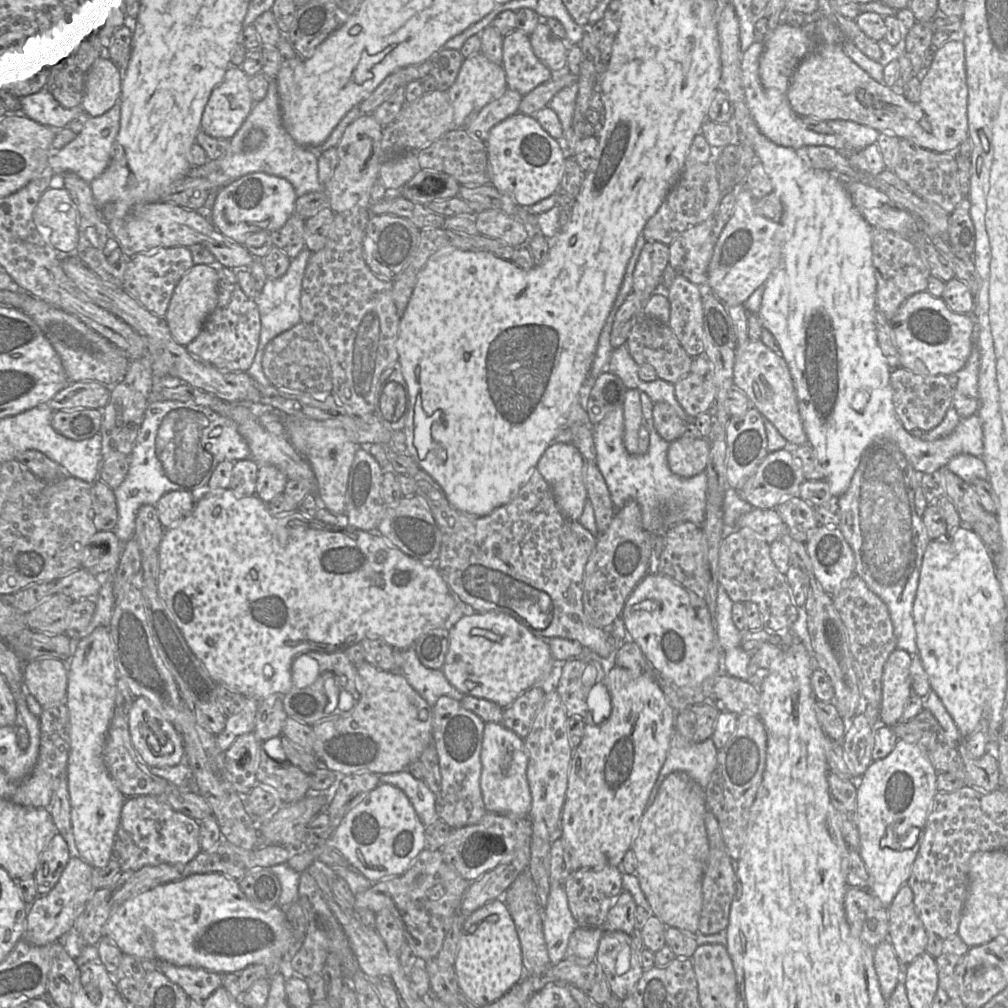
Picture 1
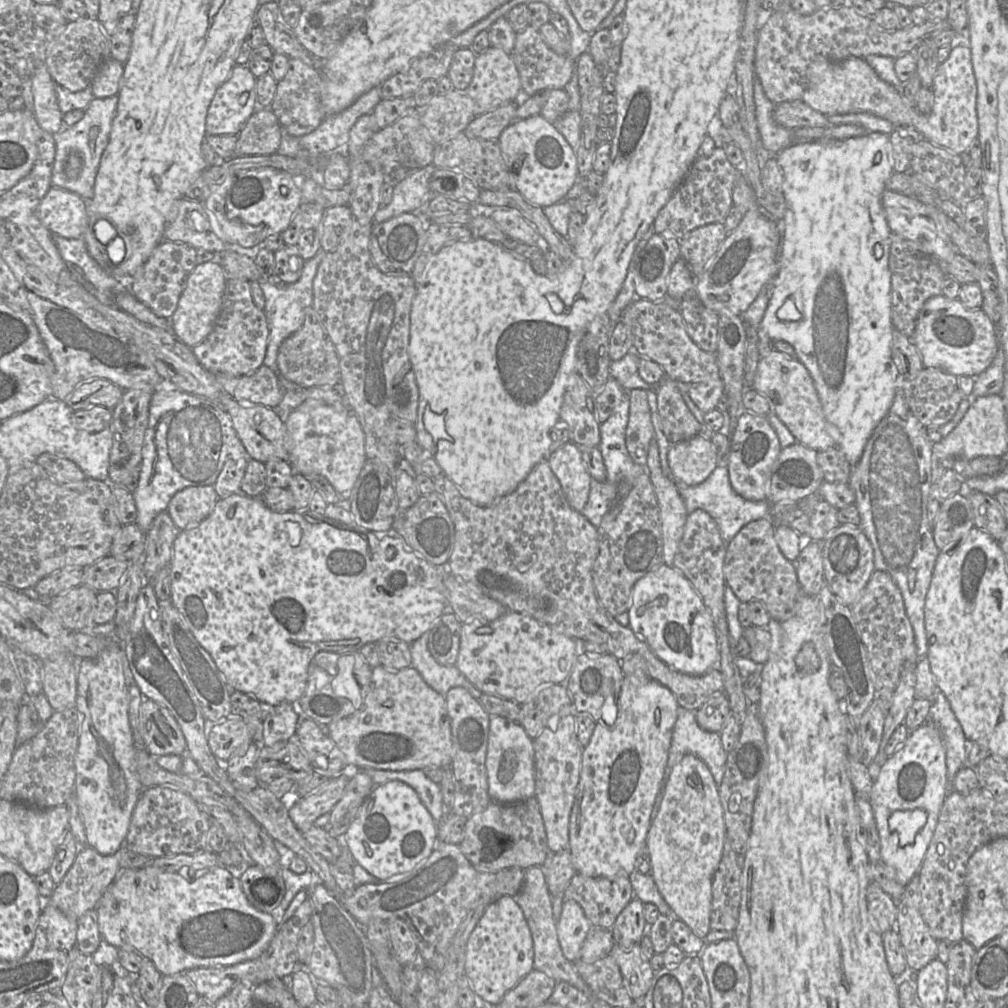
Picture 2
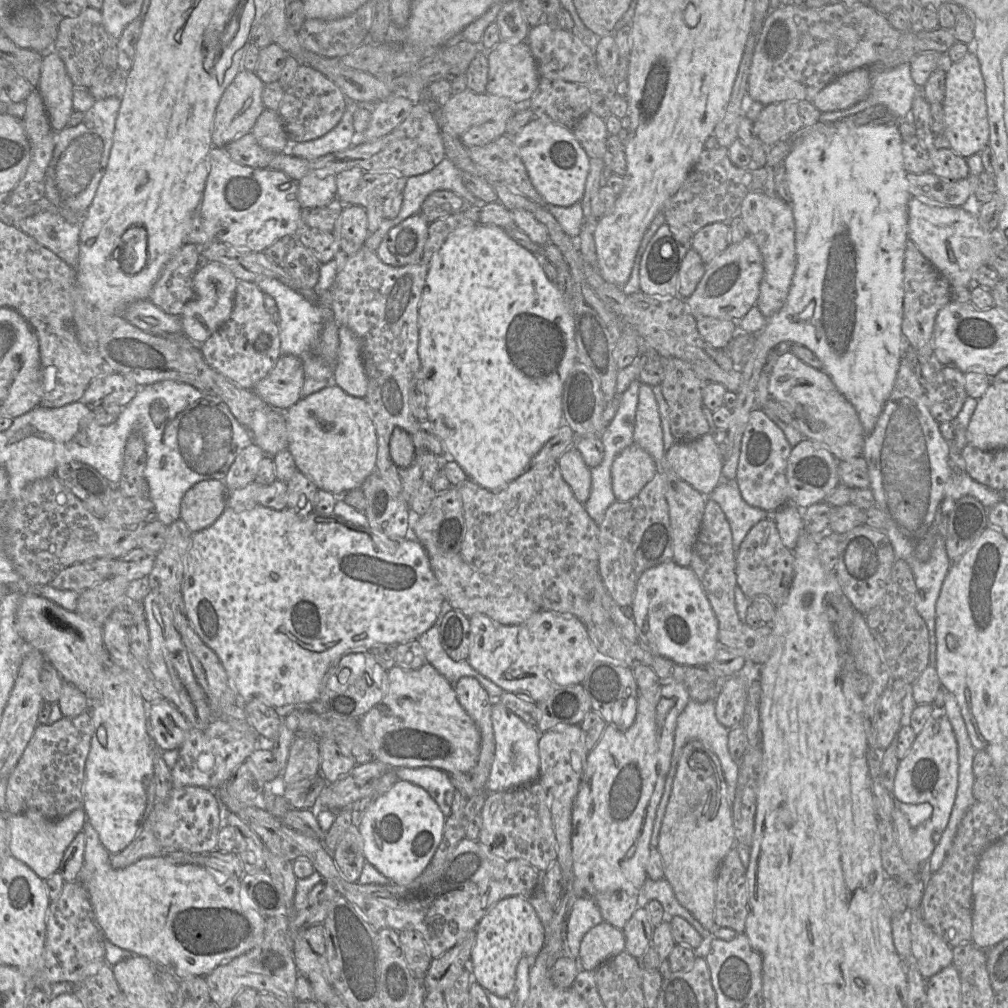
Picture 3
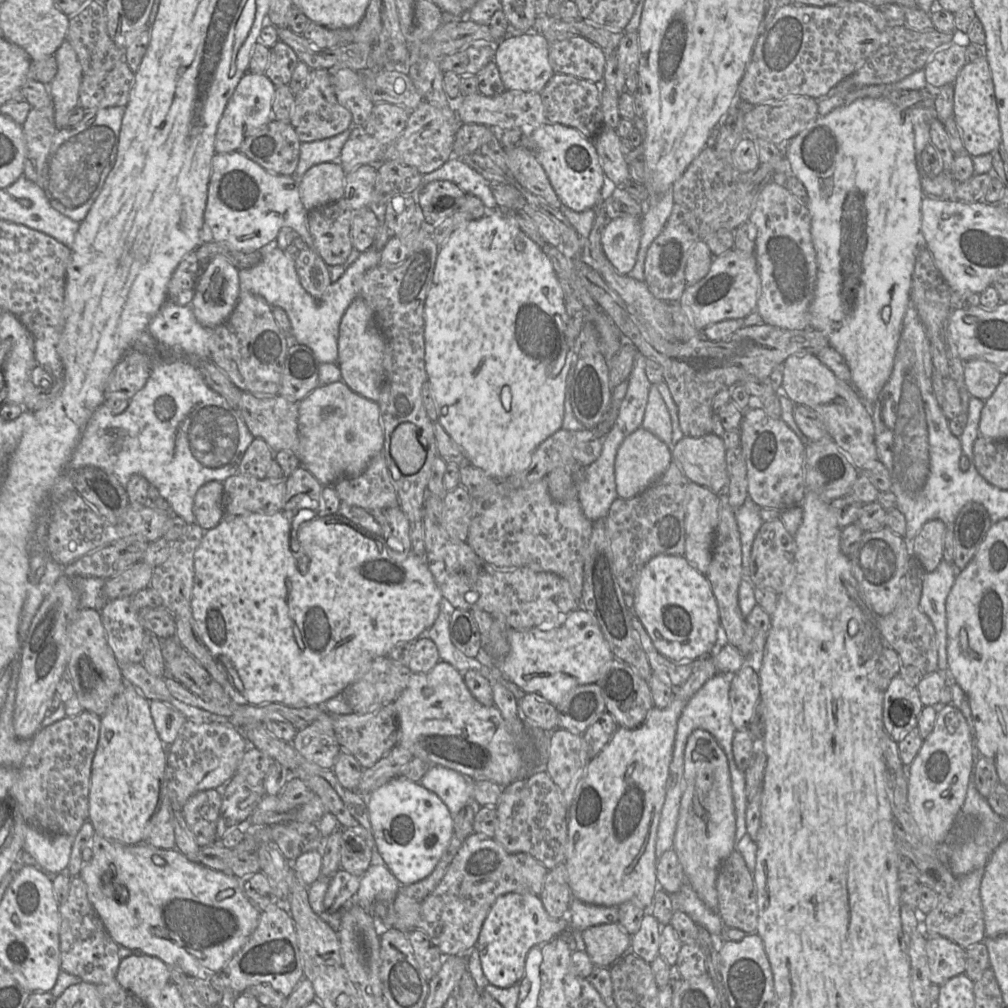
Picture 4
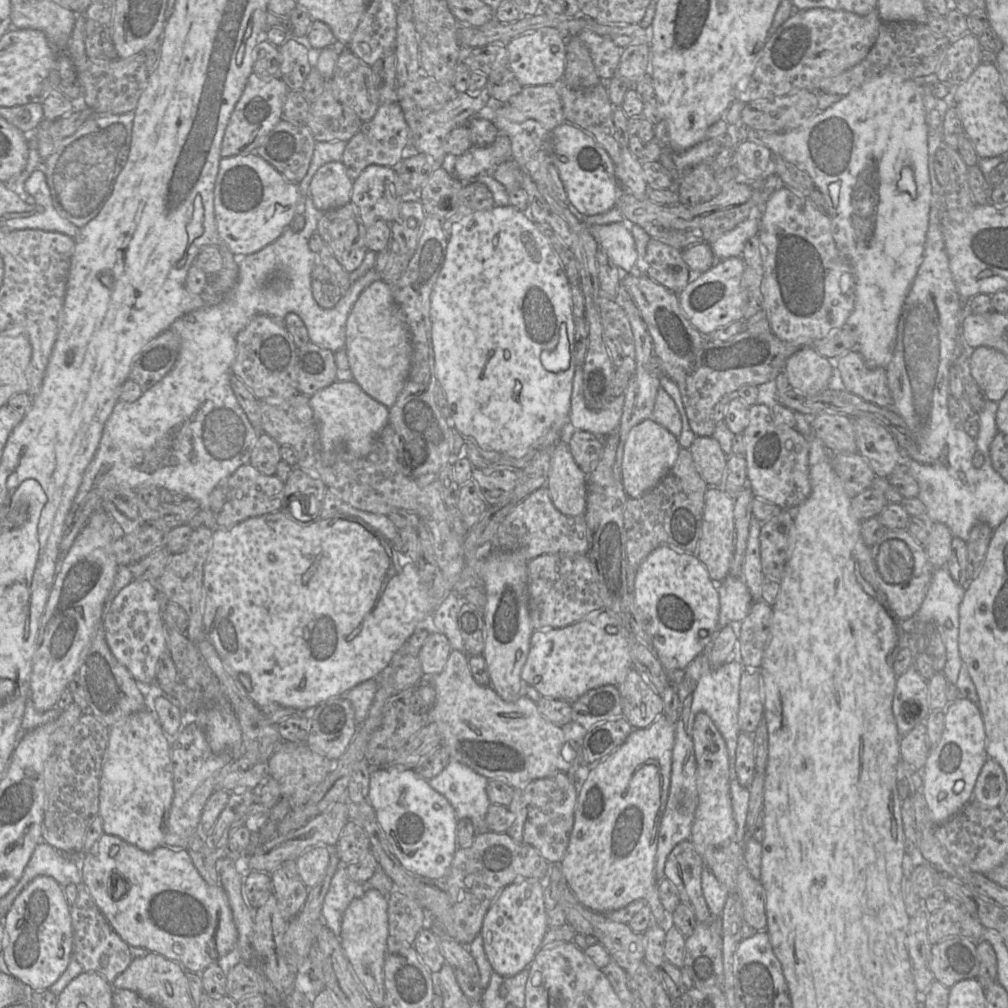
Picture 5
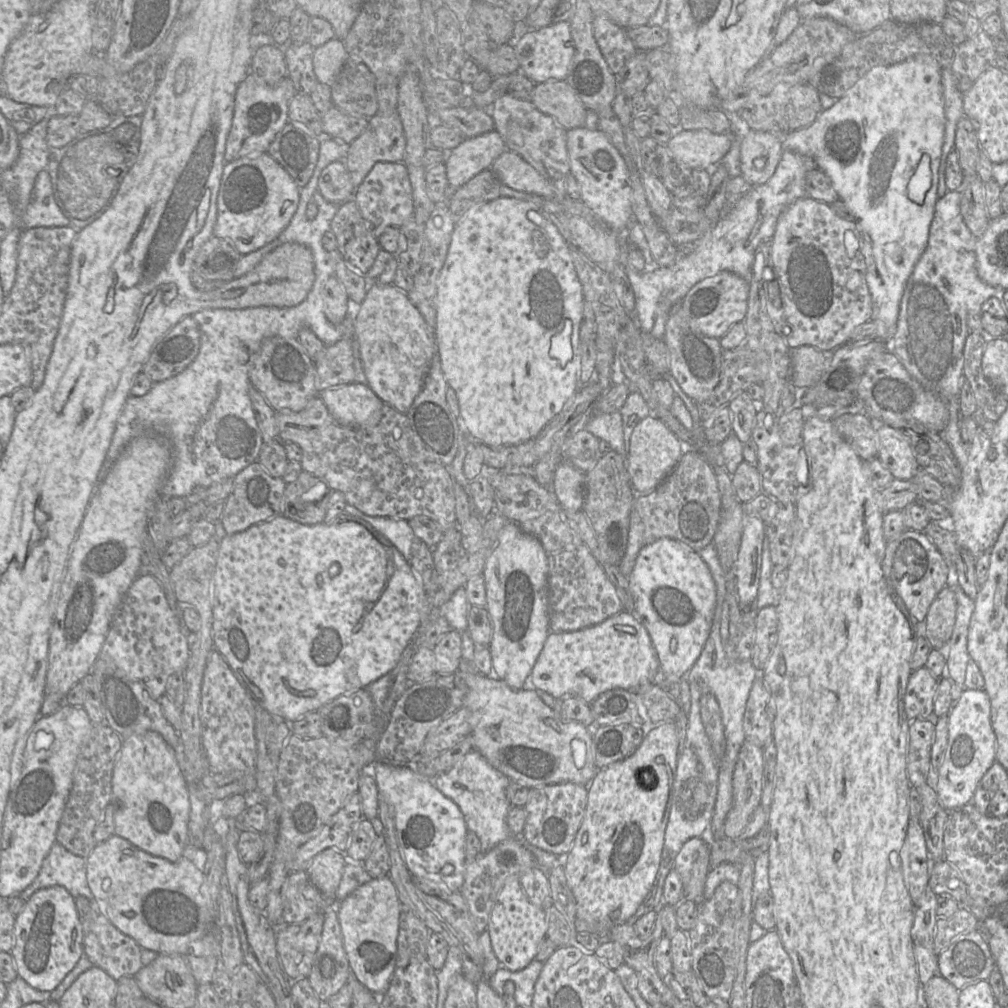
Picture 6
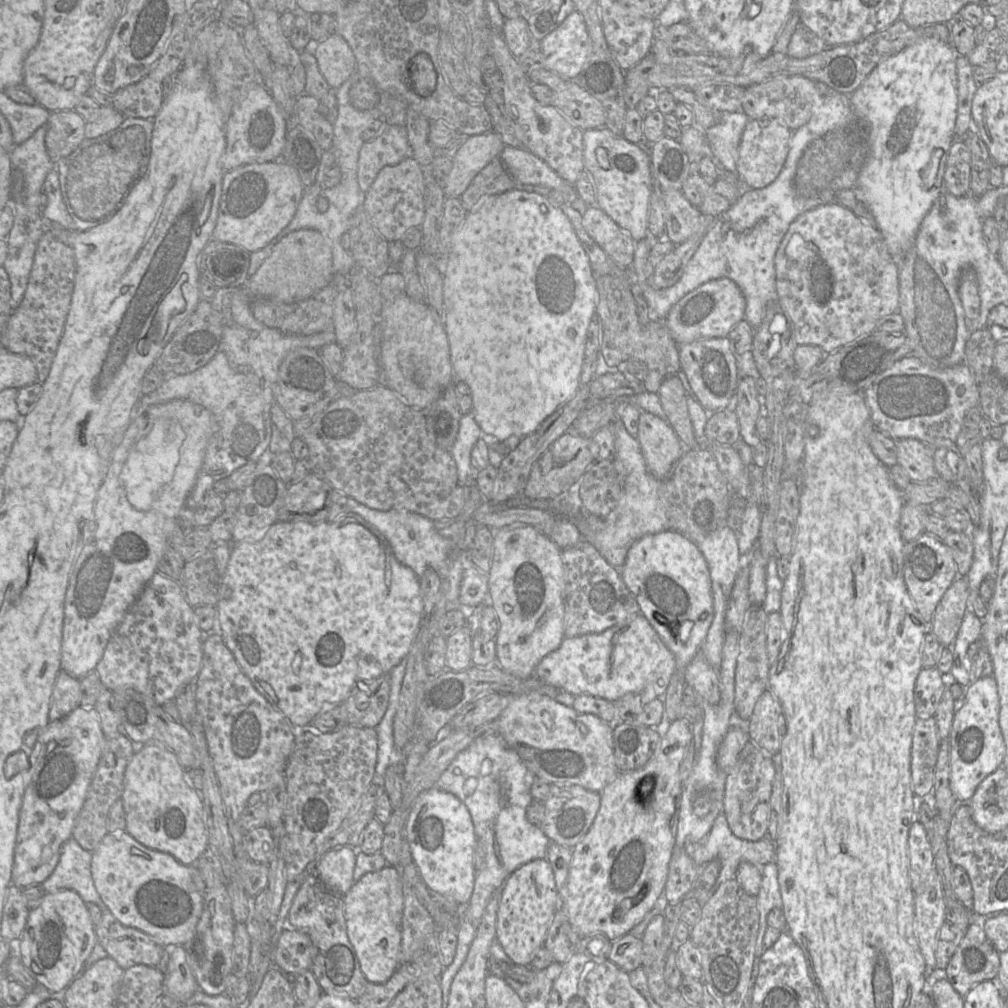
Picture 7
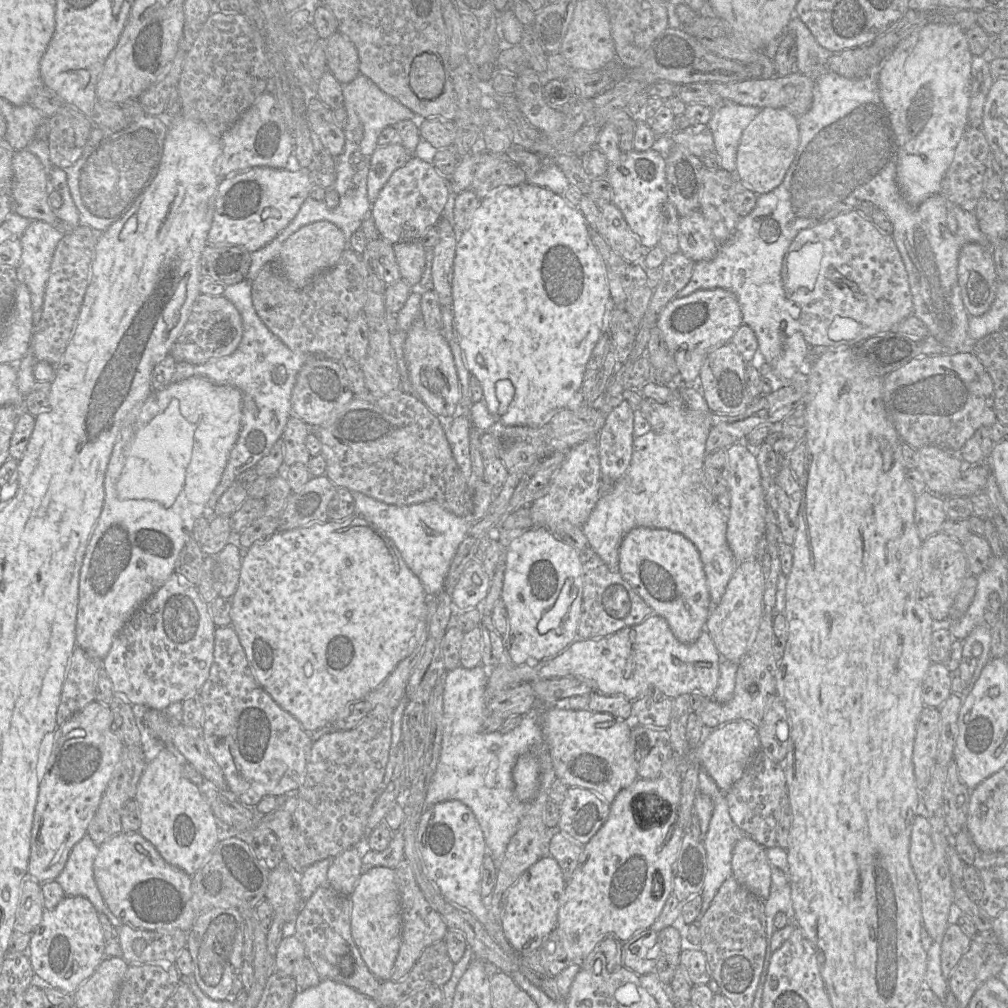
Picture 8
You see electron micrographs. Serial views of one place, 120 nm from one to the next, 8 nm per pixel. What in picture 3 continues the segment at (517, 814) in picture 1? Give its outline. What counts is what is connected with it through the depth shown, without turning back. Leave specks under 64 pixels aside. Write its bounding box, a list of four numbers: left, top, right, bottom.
[486,700,541,792]

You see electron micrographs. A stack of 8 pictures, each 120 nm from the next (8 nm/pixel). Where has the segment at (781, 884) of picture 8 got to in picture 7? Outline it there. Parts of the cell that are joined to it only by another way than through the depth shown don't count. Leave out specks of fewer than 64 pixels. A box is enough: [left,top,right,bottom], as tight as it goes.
[756,863,782,959]

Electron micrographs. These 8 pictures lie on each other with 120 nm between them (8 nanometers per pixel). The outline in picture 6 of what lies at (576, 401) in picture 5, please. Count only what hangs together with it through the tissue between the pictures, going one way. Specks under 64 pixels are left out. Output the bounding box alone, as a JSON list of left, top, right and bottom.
[571,411,627,470]

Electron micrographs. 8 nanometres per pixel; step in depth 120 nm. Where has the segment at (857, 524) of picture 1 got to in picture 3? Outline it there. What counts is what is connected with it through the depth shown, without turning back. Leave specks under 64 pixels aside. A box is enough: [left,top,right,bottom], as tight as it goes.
[862,355,1004,666]

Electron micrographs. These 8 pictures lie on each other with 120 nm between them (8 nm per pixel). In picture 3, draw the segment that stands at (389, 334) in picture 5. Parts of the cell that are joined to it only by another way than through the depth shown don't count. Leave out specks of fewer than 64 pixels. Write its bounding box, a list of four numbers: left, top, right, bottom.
[332,326,367,398]

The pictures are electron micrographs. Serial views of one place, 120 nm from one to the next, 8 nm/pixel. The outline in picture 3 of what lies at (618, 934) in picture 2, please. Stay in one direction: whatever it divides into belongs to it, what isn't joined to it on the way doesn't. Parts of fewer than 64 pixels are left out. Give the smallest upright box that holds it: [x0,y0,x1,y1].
[622,904,653,960]

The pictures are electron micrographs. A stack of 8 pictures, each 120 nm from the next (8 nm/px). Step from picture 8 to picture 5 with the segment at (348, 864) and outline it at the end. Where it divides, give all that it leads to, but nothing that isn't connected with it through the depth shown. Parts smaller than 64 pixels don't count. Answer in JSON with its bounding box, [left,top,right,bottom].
[295,846,334,889]

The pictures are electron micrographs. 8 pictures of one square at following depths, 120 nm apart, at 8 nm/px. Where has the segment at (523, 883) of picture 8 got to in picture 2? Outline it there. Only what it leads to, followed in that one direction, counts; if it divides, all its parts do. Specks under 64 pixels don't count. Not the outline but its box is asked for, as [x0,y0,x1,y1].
[464,896,534,1005]

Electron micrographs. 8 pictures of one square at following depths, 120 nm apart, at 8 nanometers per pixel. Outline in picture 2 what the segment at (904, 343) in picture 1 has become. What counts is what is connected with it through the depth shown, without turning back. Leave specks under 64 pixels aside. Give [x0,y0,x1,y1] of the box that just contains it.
[909,295,999,376]

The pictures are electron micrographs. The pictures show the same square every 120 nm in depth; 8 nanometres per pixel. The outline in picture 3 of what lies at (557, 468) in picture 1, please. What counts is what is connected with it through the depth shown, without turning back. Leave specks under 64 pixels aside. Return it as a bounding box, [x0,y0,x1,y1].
[557,446,591,504]

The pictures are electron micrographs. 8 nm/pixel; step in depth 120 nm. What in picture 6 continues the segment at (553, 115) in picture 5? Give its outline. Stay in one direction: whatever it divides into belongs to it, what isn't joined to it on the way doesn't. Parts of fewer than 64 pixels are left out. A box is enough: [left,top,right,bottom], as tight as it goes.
[531,80,588,130]

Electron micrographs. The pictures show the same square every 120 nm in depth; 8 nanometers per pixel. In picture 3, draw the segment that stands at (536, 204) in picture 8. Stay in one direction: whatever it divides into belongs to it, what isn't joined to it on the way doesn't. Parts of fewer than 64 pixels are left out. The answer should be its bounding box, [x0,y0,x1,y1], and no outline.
[418,224,577,491]

